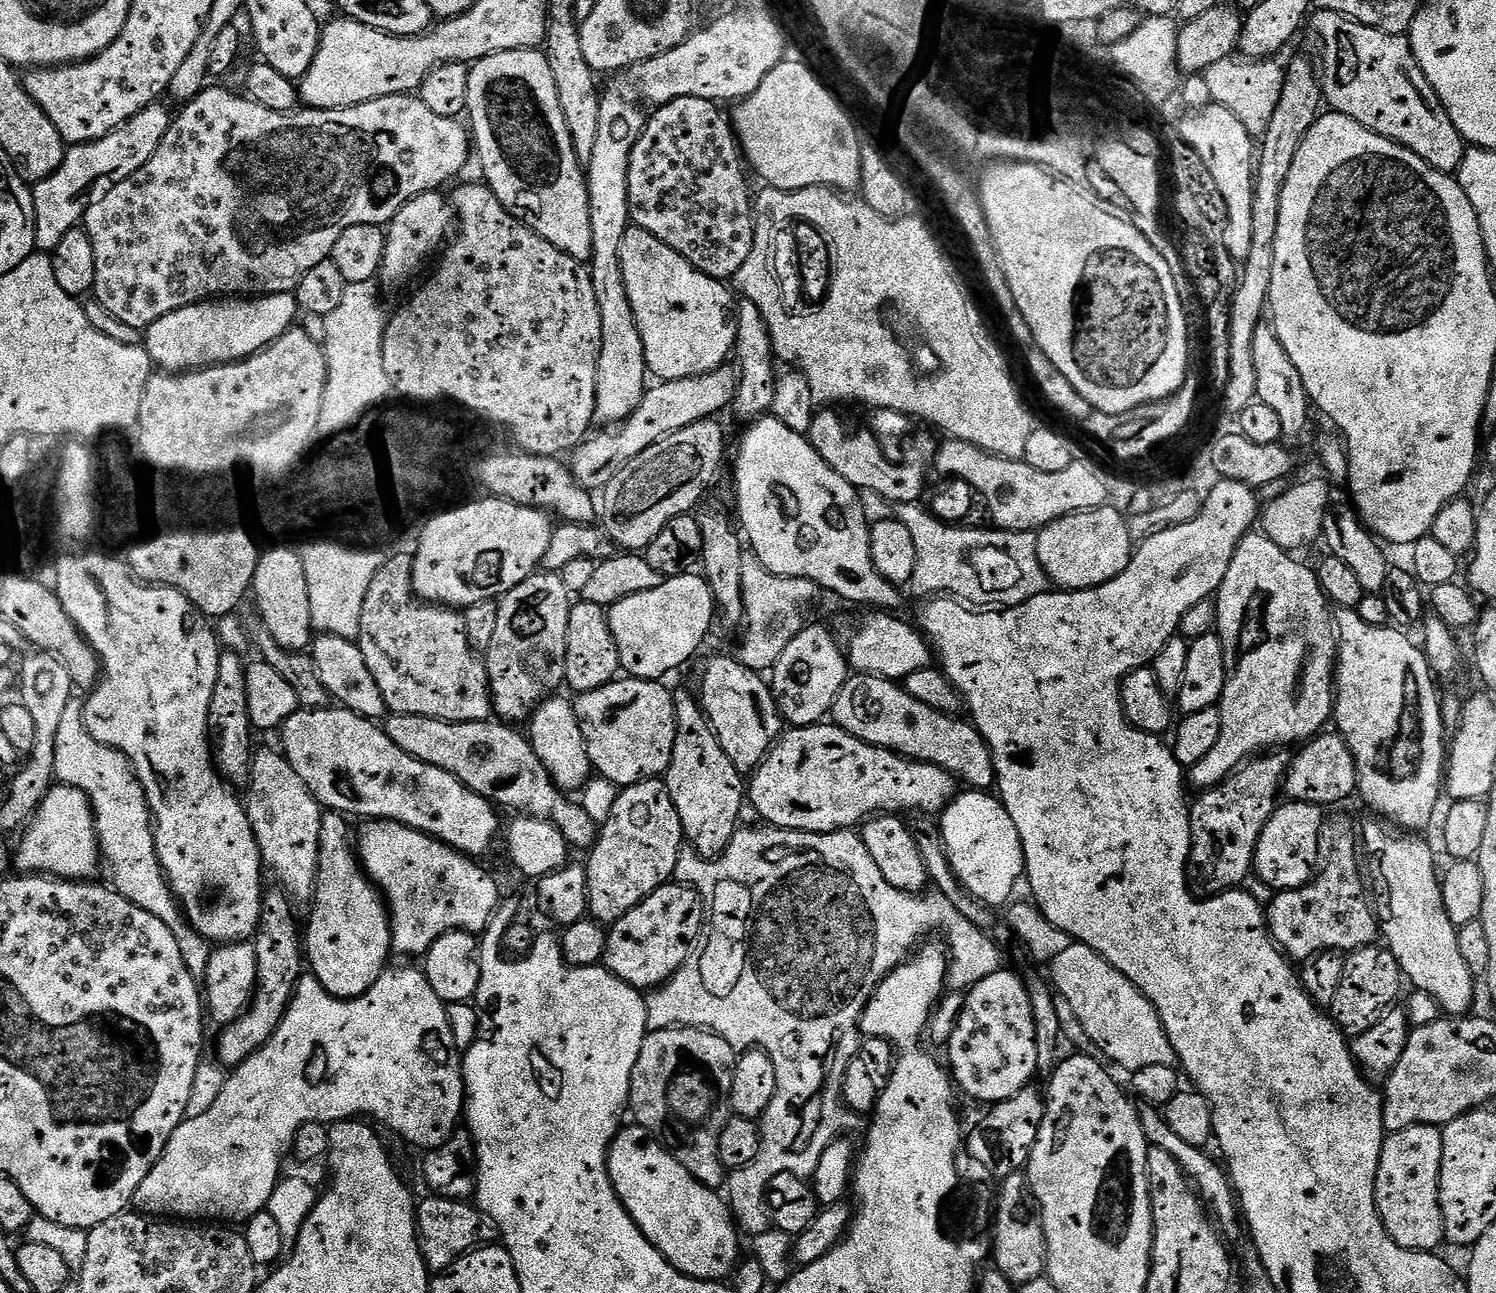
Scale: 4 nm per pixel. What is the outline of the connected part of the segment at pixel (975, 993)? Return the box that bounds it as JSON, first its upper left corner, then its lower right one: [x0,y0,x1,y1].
[946,970,1037,1106]

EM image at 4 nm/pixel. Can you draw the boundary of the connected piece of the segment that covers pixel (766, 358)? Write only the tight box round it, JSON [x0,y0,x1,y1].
[730,298,778,422]

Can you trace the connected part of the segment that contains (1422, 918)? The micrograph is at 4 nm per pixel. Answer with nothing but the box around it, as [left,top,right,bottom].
[1362,818,1477,1018]

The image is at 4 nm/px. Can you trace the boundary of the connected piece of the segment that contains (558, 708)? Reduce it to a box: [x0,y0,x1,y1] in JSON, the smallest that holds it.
[526,694,594,794]

